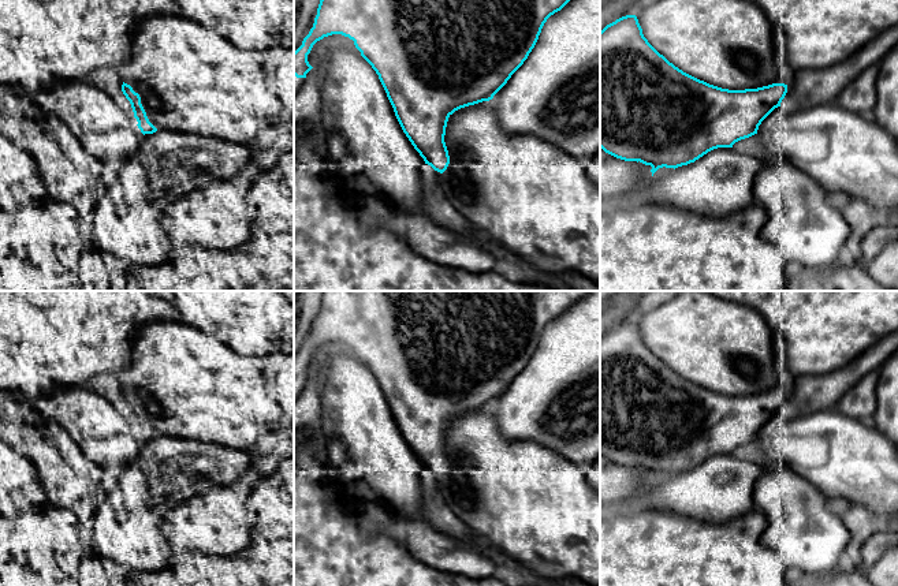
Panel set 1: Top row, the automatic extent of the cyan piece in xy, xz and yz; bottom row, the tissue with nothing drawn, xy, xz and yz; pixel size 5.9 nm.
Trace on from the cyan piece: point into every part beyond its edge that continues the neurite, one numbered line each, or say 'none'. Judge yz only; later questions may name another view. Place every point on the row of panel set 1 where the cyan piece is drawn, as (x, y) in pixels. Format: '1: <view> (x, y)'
1: yz (809, 88)

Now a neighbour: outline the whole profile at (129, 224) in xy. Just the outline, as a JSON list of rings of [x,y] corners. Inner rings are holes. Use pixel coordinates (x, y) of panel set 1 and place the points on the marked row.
[[[160,131],[145,134],[138,150],[120,161],[107,179],[103,202],[93,213],[90,238],[107,257],[133,264],[159,261],[164,253],[165,208],[194,190],[215,182],[235,180],[256,157],[257,142],[236,142],[201,134]]]

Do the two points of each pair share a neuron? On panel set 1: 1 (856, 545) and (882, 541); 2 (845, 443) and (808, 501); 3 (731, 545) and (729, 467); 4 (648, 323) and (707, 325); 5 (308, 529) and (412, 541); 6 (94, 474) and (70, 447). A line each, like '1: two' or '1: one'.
1: two
2: two
3: two
4: one
5: two
6: one

